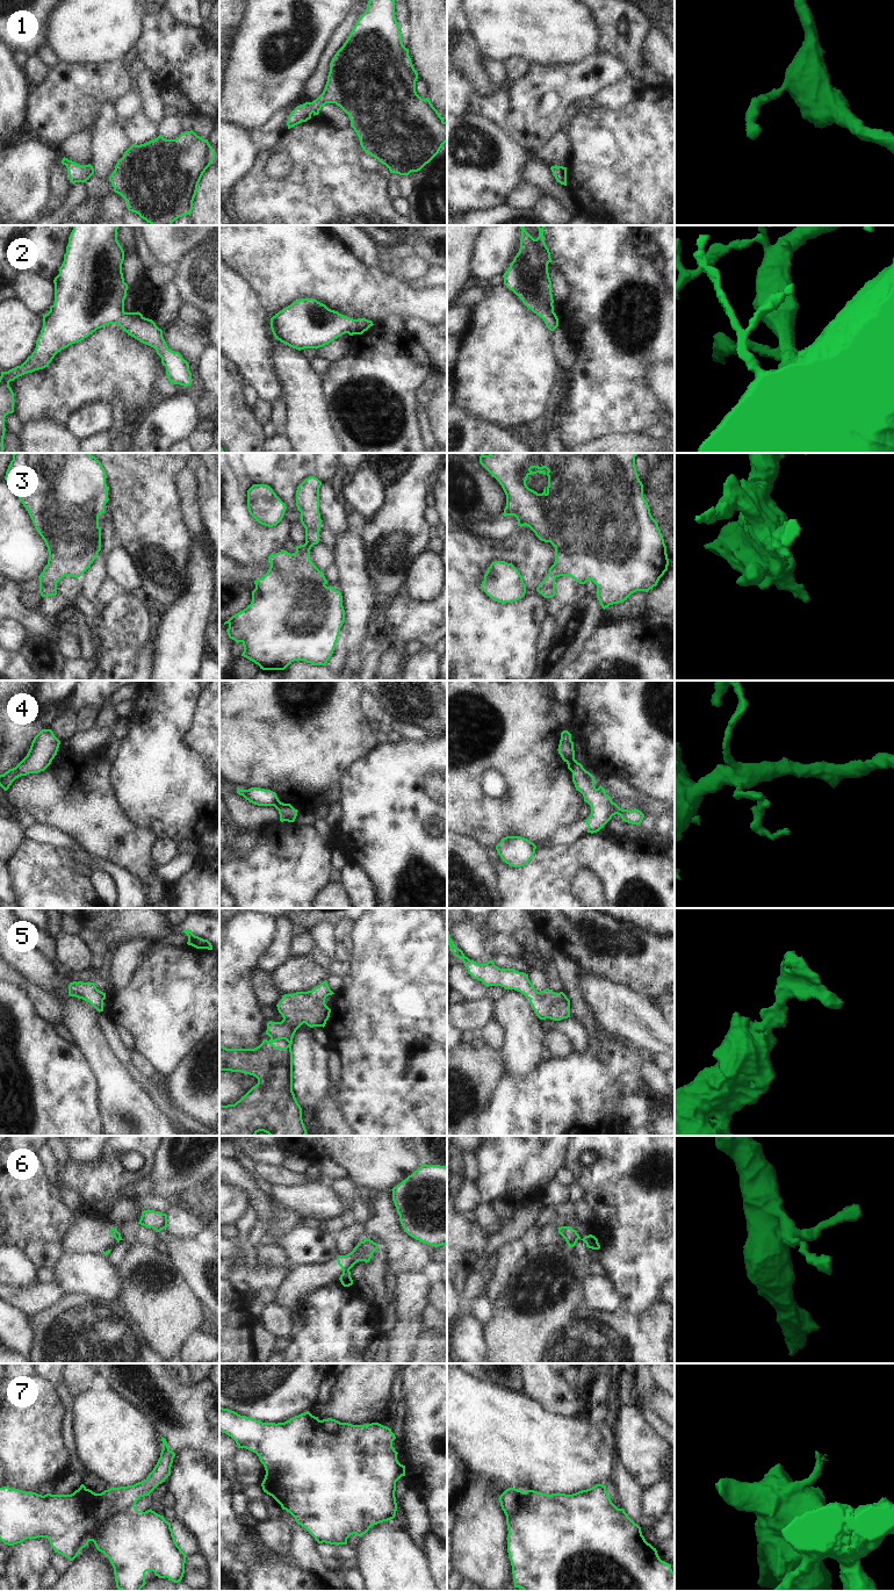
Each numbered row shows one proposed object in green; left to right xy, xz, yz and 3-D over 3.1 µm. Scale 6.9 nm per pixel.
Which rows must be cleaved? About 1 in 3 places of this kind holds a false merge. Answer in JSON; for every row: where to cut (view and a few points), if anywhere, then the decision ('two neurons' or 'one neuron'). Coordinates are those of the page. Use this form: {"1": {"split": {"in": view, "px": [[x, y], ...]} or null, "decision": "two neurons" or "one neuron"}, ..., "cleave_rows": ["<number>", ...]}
{"1": {"split": null, "decision": "one neuron"}, "2": {"split": null, "decision": "one neuron"}, "3": {"split": null, "decision": "one neuron"}, "4": {"split": {"in": "yz", "px": [[574, 756], [567, 762]]}, "decision": "two neurons"}, "5": {"split": null, "decision": "one neuron"}, "6": {"split": {"in": "xz", "px": [[348, 1269], [343, 1273]]}, "decision": "two neurons"}, "7": {"split": {"in": "xy", "px": [[134, 1505], [113, 1514], [102, 1525], [94, 1519]]}, "decision": "two neurons"}, "cleave_rows": ["4", "6", "7"]}

